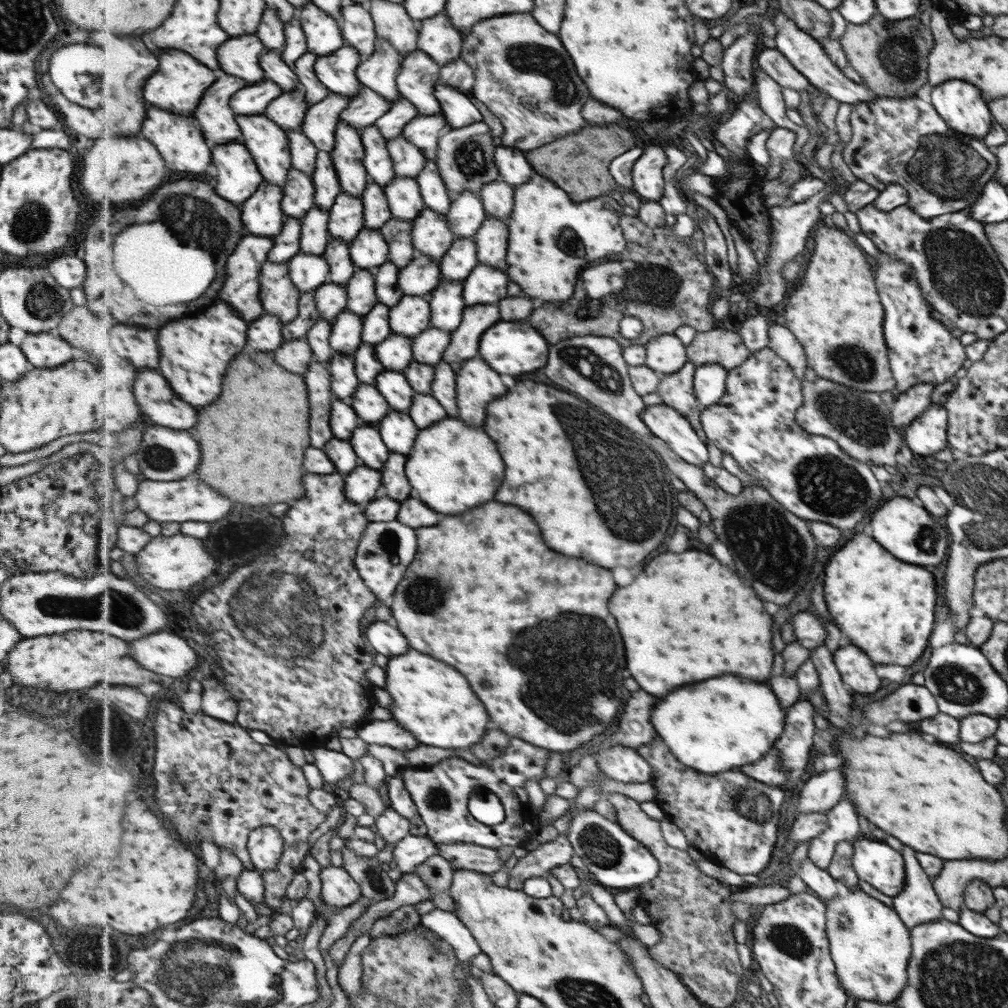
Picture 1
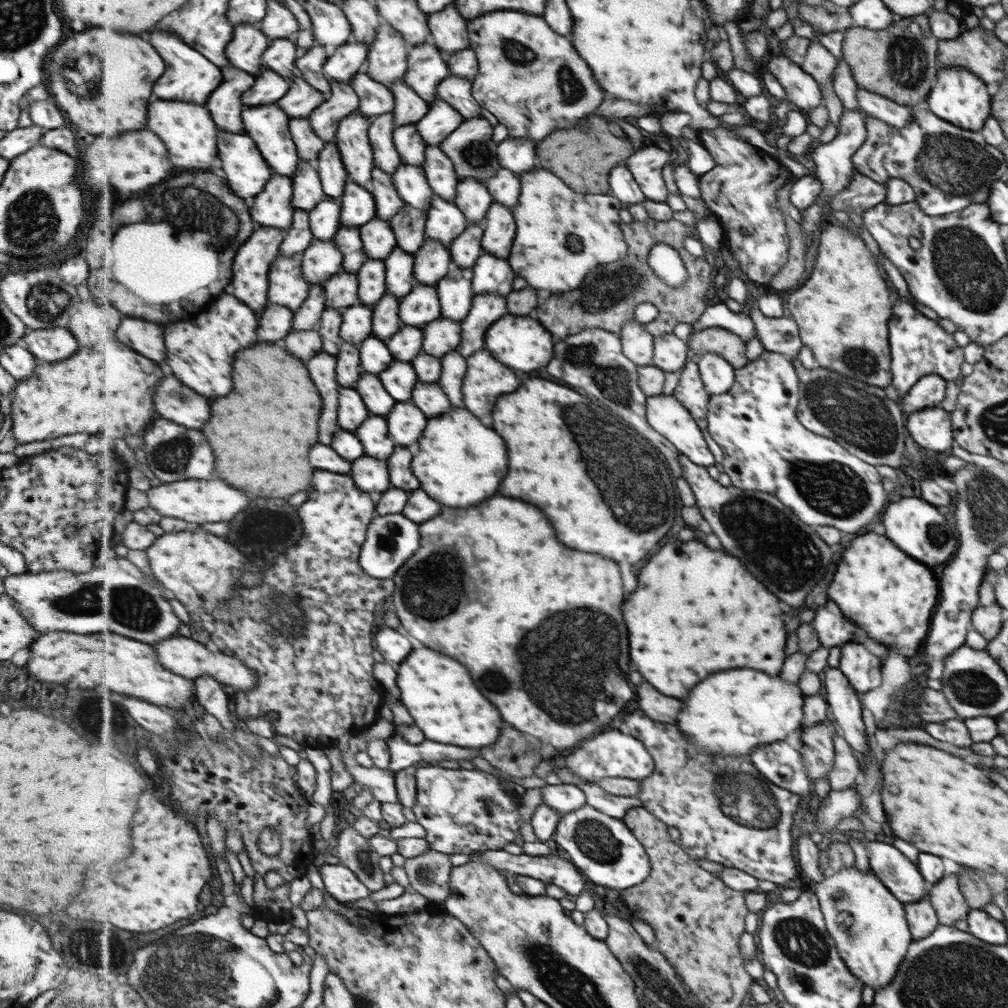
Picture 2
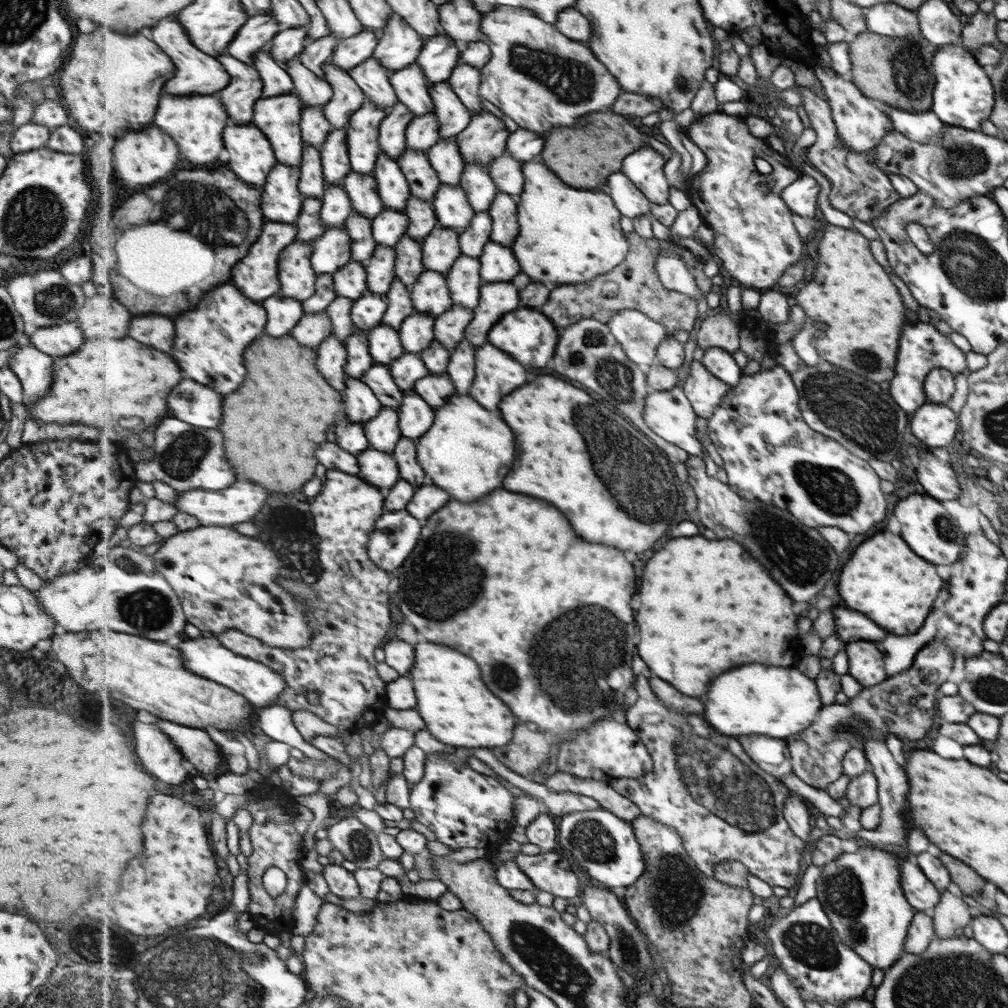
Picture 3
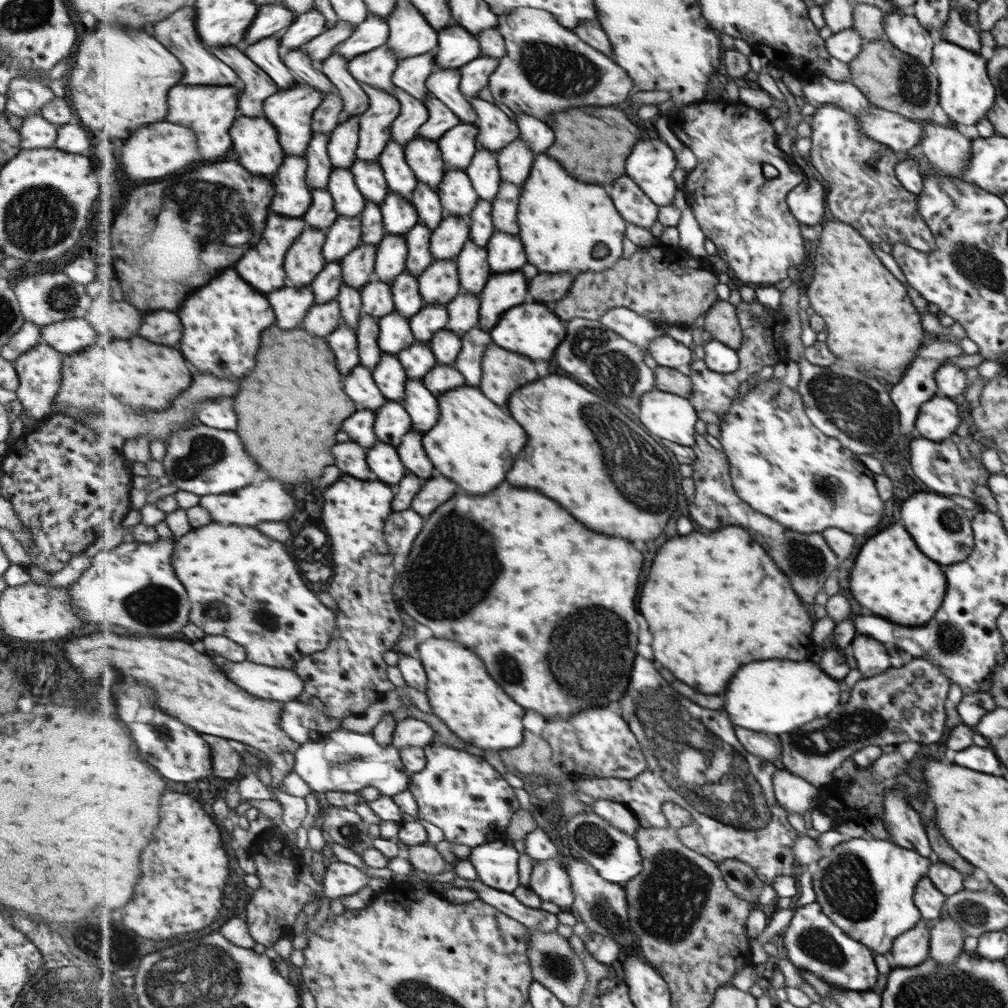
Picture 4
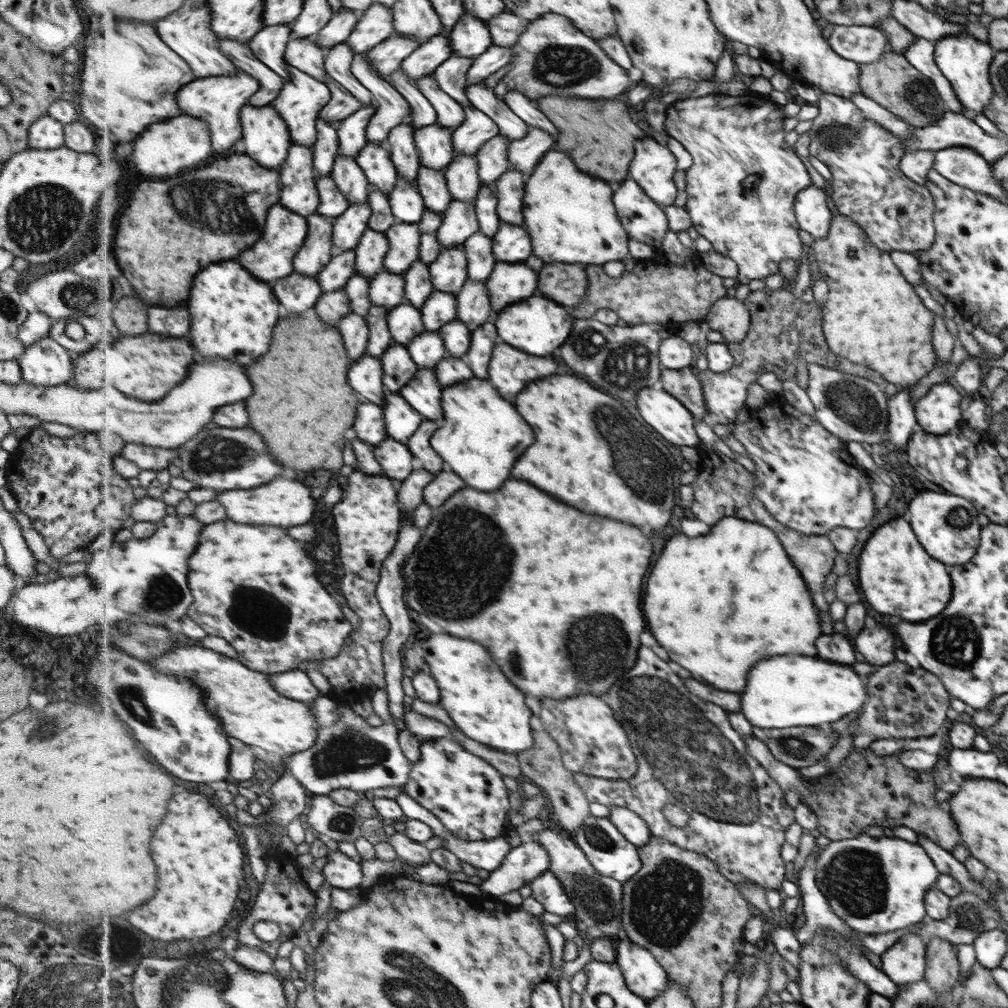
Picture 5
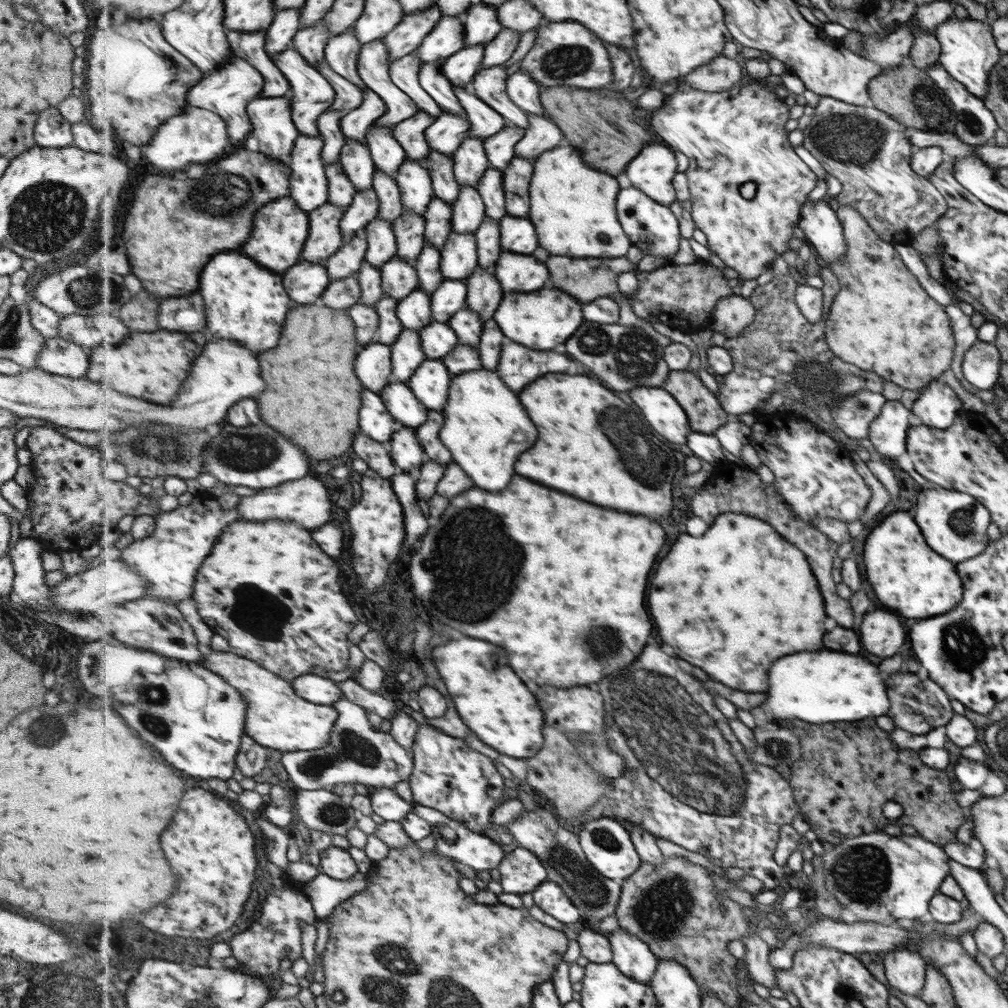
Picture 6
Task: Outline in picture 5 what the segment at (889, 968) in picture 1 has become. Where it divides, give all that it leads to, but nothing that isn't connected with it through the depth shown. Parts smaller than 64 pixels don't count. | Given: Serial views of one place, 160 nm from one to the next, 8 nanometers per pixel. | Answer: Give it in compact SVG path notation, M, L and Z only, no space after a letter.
M865 833L857 837L831 841L821 850L814 862L815 886L823 893L831 910L850 929L860 934L883 934L909 928L927 917L924 897L935 884L940 871L936 869L928 853L917 843L910 844L888 834L880 838L871 838Z

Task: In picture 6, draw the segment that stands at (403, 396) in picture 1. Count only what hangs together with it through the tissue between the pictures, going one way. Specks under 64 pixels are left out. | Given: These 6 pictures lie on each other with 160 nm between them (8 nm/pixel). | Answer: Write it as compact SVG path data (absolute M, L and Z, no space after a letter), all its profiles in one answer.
M433 321L421 330L421 340L428 359L443 359L461 342L458 332L449 324Z

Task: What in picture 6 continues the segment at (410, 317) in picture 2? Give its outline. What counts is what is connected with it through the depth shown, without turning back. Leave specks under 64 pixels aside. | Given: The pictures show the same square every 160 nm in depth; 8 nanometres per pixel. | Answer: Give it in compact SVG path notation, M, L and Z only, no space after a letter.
M452 232L441 254L441 270L446 279L467 281L469 275L480 265L475 233Z

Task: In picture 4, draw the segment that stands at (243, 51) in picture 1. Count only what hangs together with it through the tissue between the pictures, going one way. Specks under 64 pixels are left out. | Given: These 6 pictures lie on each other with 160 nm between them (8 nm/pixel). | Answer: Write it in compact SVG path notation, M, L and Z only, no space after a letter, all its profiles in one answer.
M281 1L260 6L260 12L249 27L243 47L282 33L293 24L296 17L295 12L289 10Z

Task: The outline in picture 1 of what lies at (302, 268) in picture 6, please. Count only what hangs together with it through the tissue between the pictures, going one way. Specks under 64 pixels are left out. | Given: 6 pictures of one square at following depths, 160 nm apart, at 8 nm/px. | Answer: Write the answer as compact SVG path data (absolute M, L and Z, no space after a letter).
M263 314L251 322L248 330L249 348L247 351L271 353L278 350L286 338L283 334L282 320L272 314Z

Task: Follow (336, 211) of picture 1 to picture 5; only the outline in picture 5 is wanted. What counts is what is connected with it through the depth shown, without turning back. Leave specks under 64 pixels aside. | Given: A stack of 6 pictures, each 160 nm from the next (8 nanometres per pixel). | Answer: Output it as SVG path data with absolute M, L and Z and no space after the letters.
M369 142L356 160L373 186L387 194L395 188L400 174L395 163L391 162L391 152L386 144L379 146Z

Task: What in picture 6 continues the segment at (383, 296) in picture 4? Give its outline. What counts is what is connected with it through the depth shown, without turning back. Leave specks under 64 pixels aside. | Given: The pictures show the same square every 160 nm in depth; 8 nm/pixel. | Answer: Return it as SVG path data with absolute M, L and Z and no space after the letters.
M393 257L389 262L383 264L381 270L382 287L386 296L403 300L420 286L416 265L401 257Z

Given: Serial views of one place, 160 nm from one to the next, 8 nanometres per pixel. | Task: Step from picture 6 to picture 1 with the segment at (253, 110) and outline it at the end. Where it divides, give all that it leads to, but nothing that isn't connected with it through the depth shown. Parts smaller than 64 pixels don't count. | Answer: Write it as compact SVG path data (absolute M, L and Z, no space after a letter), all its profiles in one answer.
M242 141L212 146L213 165L217 168L217 194L232 203L248 201L265 181L264 174Z

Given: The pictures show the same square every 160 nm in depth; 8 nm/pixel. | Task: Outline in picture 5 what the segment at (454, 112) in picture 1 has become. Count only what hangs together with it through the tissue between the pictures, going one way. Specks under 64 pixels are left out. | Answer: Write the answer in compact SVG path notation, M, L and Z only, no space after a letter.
M493 45L487 49L485 54L481 54L474 59L473 66L468 72L468 83L473 85L483 84L486 78L501 70L514 60L514 50L512 47Z

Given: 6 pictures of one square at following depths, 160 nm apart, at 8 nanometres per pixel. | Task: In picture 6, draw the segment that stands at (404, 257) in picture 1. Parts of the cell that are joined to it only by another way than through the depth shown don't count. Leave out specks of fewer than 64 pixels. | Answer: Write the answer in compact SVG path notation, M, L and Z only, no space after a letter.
M432 150L425 160L425 166L430 170L435 196L454 204L460 195L462 186L455 174L454 158L449 158L437 150Z

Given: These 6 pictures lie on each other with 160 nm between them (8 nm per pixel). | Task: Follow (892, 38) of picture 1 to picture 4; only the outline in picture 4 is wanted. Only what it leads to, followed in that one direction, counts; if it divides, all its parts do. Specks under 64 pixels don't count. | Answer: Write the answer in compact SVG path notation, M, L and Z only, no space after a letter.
M883 39L866 41L860 53L848 62L851 71L849 82L867 98L873 107L893 112L911 121L931 120L931 112L937 106L937 78L925 76L925 65L904 51L897 50Z

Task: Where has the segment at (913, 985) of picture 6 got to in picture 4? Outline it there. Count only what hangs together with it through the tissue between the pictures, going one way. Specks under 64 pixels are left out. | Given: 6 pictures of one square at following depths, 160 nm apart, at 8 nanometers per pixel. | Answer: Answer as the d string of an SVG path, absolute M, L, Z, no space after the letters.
M922 918L912 929L900 934L892 942L889 951L894 968L917 966L928 957L931 930L927 930L926 924L927 921Z

